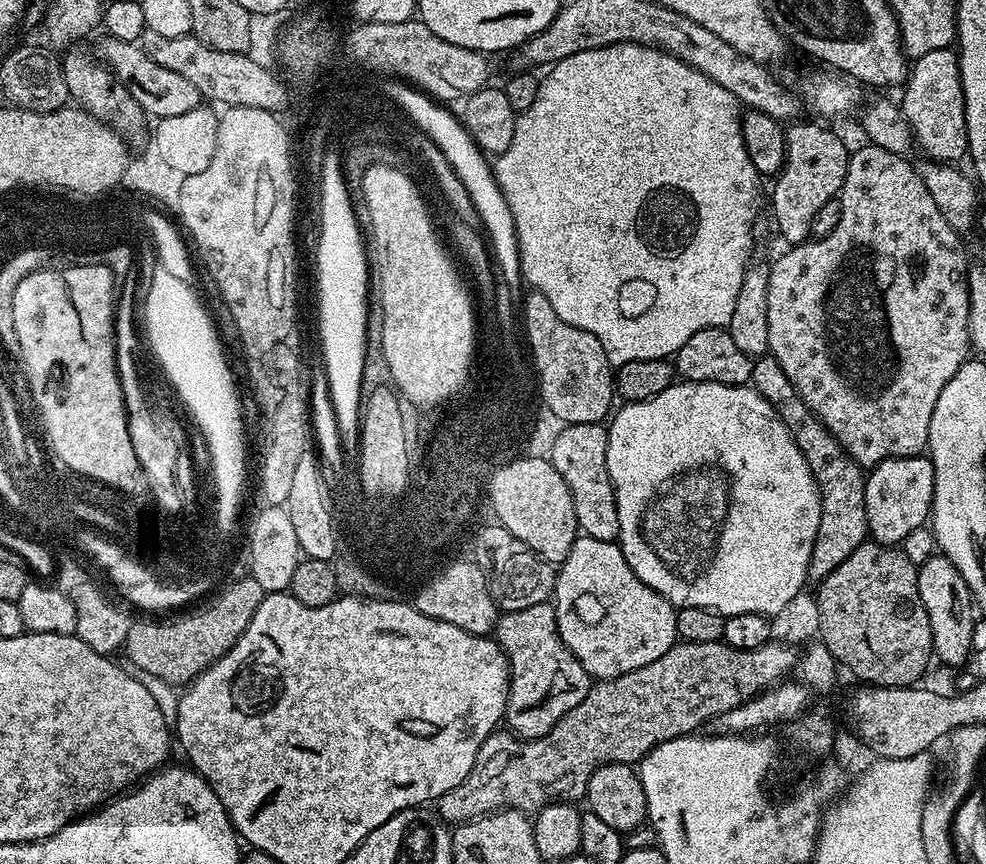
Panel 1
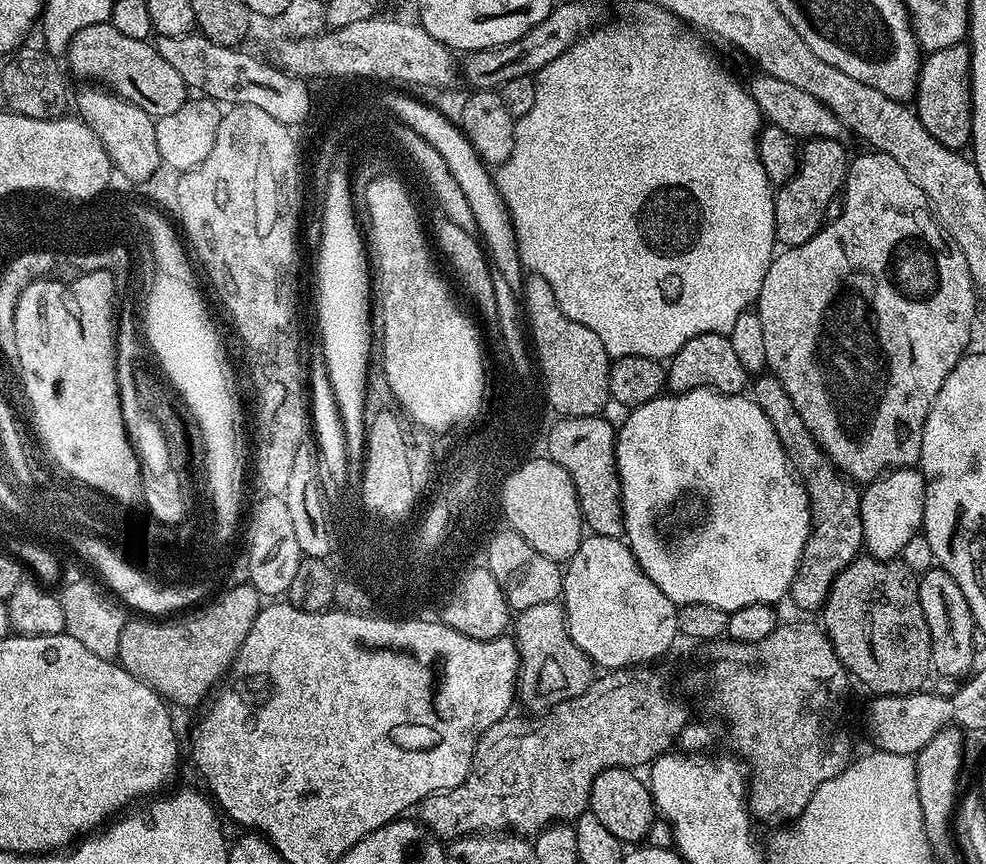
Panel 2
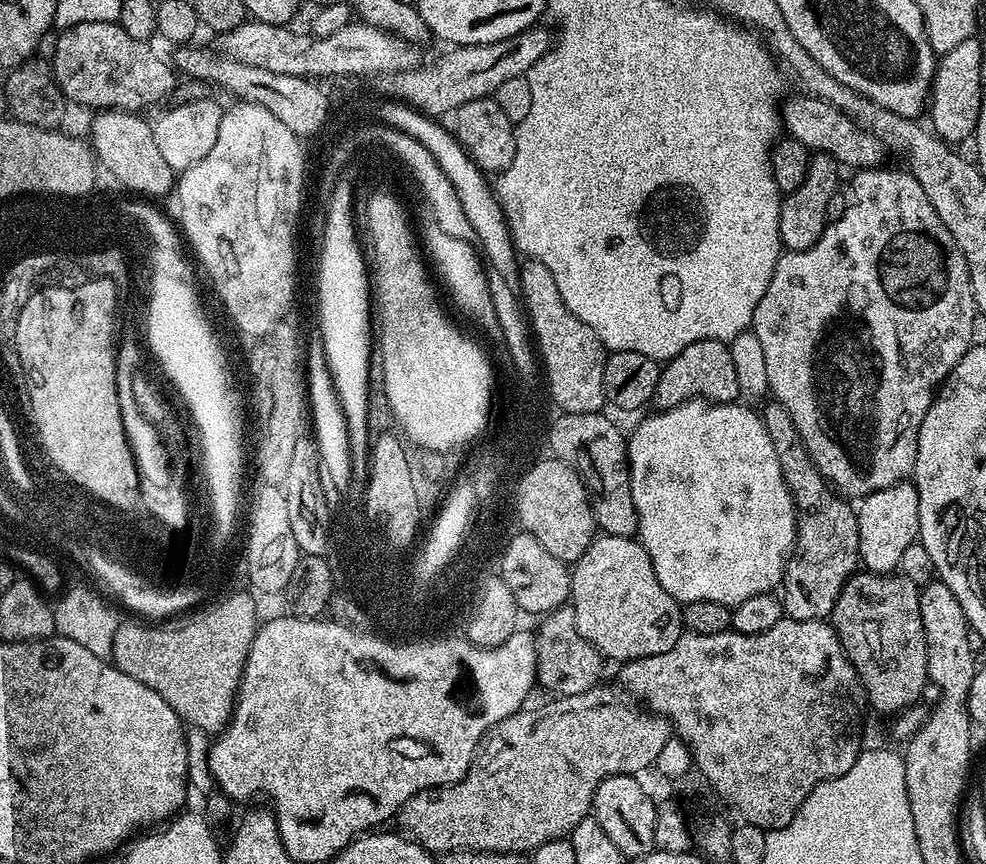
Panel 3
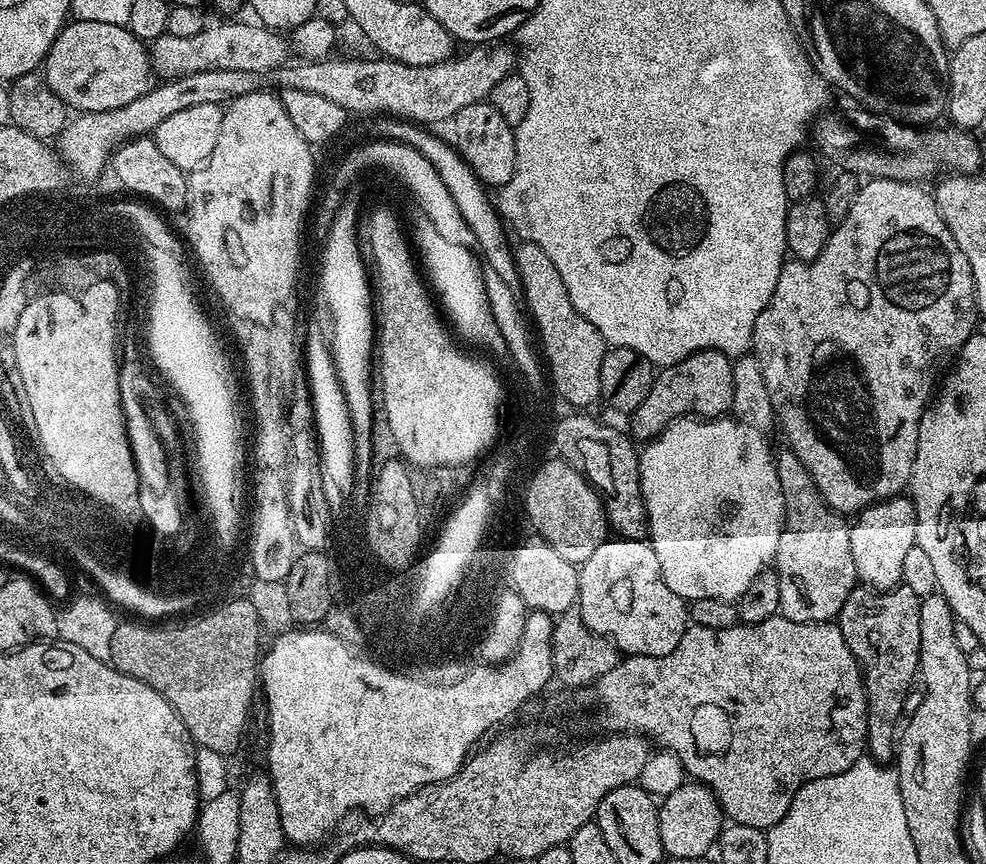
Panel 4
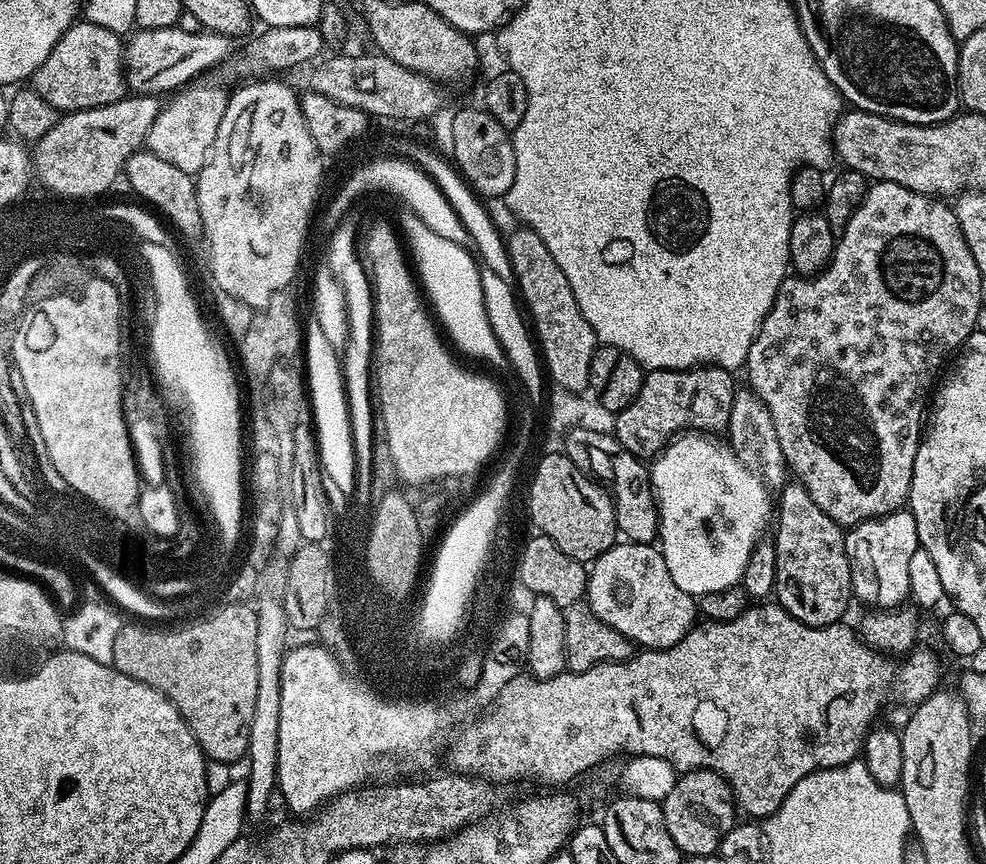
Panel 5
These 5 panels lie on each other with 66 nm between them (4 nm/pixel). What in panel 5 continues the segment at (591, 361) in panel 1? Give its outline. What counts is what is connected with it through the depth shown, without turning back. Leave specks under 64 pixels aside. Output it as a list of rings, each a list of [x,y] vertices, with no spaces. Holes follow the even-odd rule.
[[[516,226],[512,233],[507,233],[506,243],[512,267],[511,279],[518,289],[519,299],[522,301],[527,315],[532,315],[530,324],[540,330],[539,335],[544,339],[543,347],[545,352],[548,352],[552,371],[562,384],[567,384],[569,388],[580,388],[587,376],[589,357],[594,356],[598,347],[596,331],[592,329],[590,322],[586,322],[586,318],[582,318],[582,314],[578,310],[578,302],[574,302],[574,290],[570,290],[570,282],[566,282],[566,274],[562,274],[562,266],[558,266],[558,262],[554,262],[550,250],[546,250],[546,242],[542,242],[542,238],[538,238],[538,234],[534,234],[532,228]]]

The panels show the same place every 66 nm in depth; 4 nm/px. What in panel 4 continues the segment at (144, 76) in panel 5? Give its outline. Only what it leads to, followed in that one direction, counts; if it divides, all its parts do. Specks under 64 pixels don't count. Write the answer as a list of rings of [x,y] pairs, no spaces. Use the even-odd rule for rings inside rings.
[[[224,22],[208,24],[193,37],[173,37],[165,34],[151,41],[152,71],[167,82],[202,70],[246,70],[247,73],[265,72],[285,64],[290,58],[290,46],[281,33],[251,22]]]

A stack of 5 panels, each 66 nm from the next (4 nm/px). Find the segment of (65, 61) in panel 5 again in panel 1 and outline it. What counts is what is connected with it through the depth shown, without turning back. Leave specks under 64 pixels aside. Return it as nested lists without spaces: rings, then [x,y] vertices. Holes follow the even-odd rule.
[[[105,35],[103,39],[99,59],[116,75],[116,80],[122,82],[126,90],[130,90],[134,102],[138,102],[138,106],[142,106],[142,110],[149,117],[186,114],[186,110],[201,107],[202,98],[196,87],[187,78],[181,78],[179,74],[173,74],[171,70],[158,66],[158,62],[147,56],[139,43],[122,42],[109,35]]]

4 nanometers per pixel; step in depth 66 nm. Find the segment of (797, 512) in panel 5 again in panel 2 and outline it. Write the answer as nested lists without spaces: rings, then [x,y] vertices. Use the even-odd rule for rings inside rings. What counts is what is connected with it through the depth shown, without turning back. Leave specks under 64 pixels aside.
[[[760,374],[751,381],[750,395],[754,403],[762,406],[766,418],[778,434],[800,483],[808,492],[808,501],[812,511],[812,533],[808,536],[806,546],[802,550],[802,558],[798,562],[798,570],[794,574],[794,582],[790,593],[800,608],[823,609],[826,598],[830,594],[830,586],[834,586],[834,578],[850,566],[850,562],[861,555],[864,548],[862,534],[862,518],[860,517],[861,489],[849,480],[831,458],[820,449],[820,443],[810,434],[806,422],[802,422],[802,414],[790,402],[790,394],[771,374]]]

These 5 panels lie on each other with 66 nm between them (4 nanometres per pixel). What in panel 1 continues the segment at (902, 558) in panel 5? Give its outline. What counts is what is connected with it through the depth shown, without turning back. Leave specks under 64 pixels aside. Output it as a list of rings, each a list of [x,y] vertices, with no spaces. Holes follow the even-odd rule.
[[[927,455],[889,456],[867,473],[864,482],[866,518],[877,544],[903,545],[906,534],[929,523],[934,498],[934,466]]]

